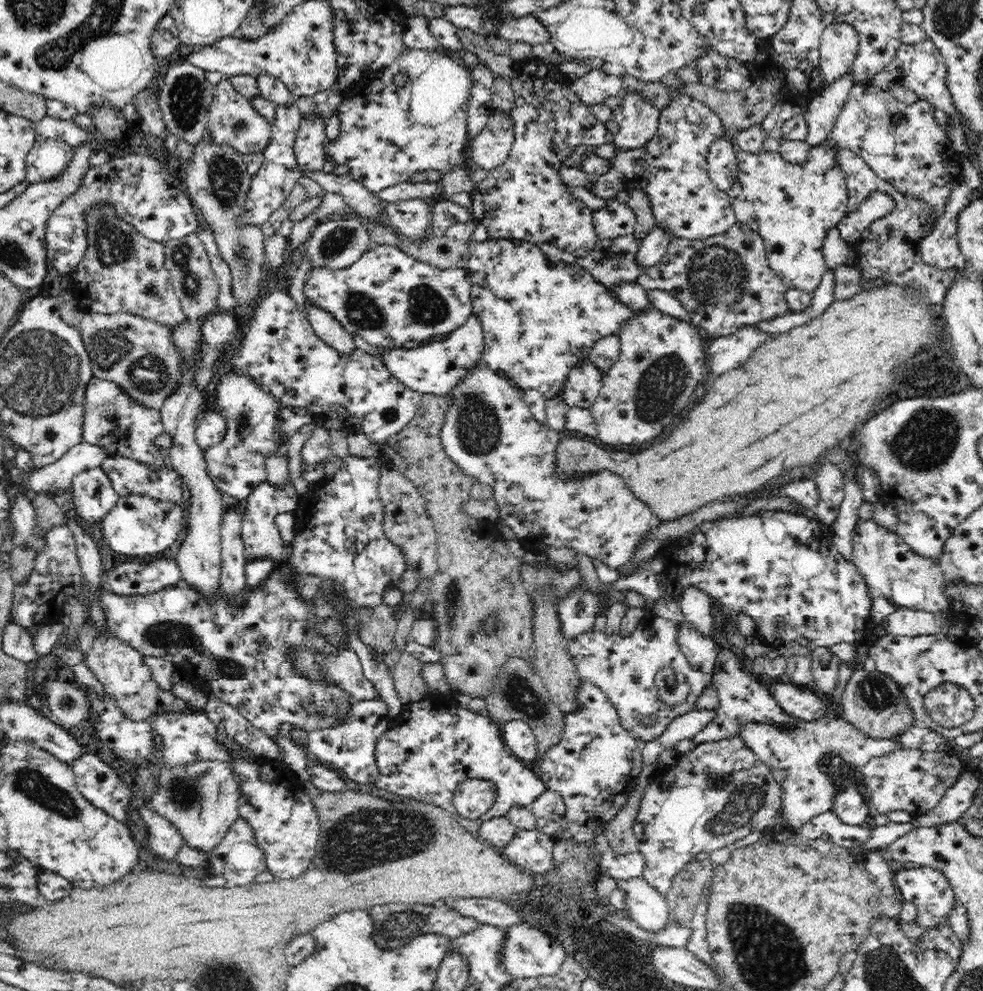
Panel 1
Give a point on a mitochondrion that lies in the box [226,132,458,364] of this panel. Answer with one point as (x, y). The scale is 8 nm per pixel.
(429, 307)

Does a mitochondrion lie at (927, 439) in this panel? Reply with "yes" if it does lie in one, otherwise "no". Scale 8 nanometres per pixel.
yes

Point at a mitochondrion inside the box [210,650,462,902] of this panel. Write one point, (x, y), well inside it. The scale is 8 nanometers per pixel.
(368, 837)

